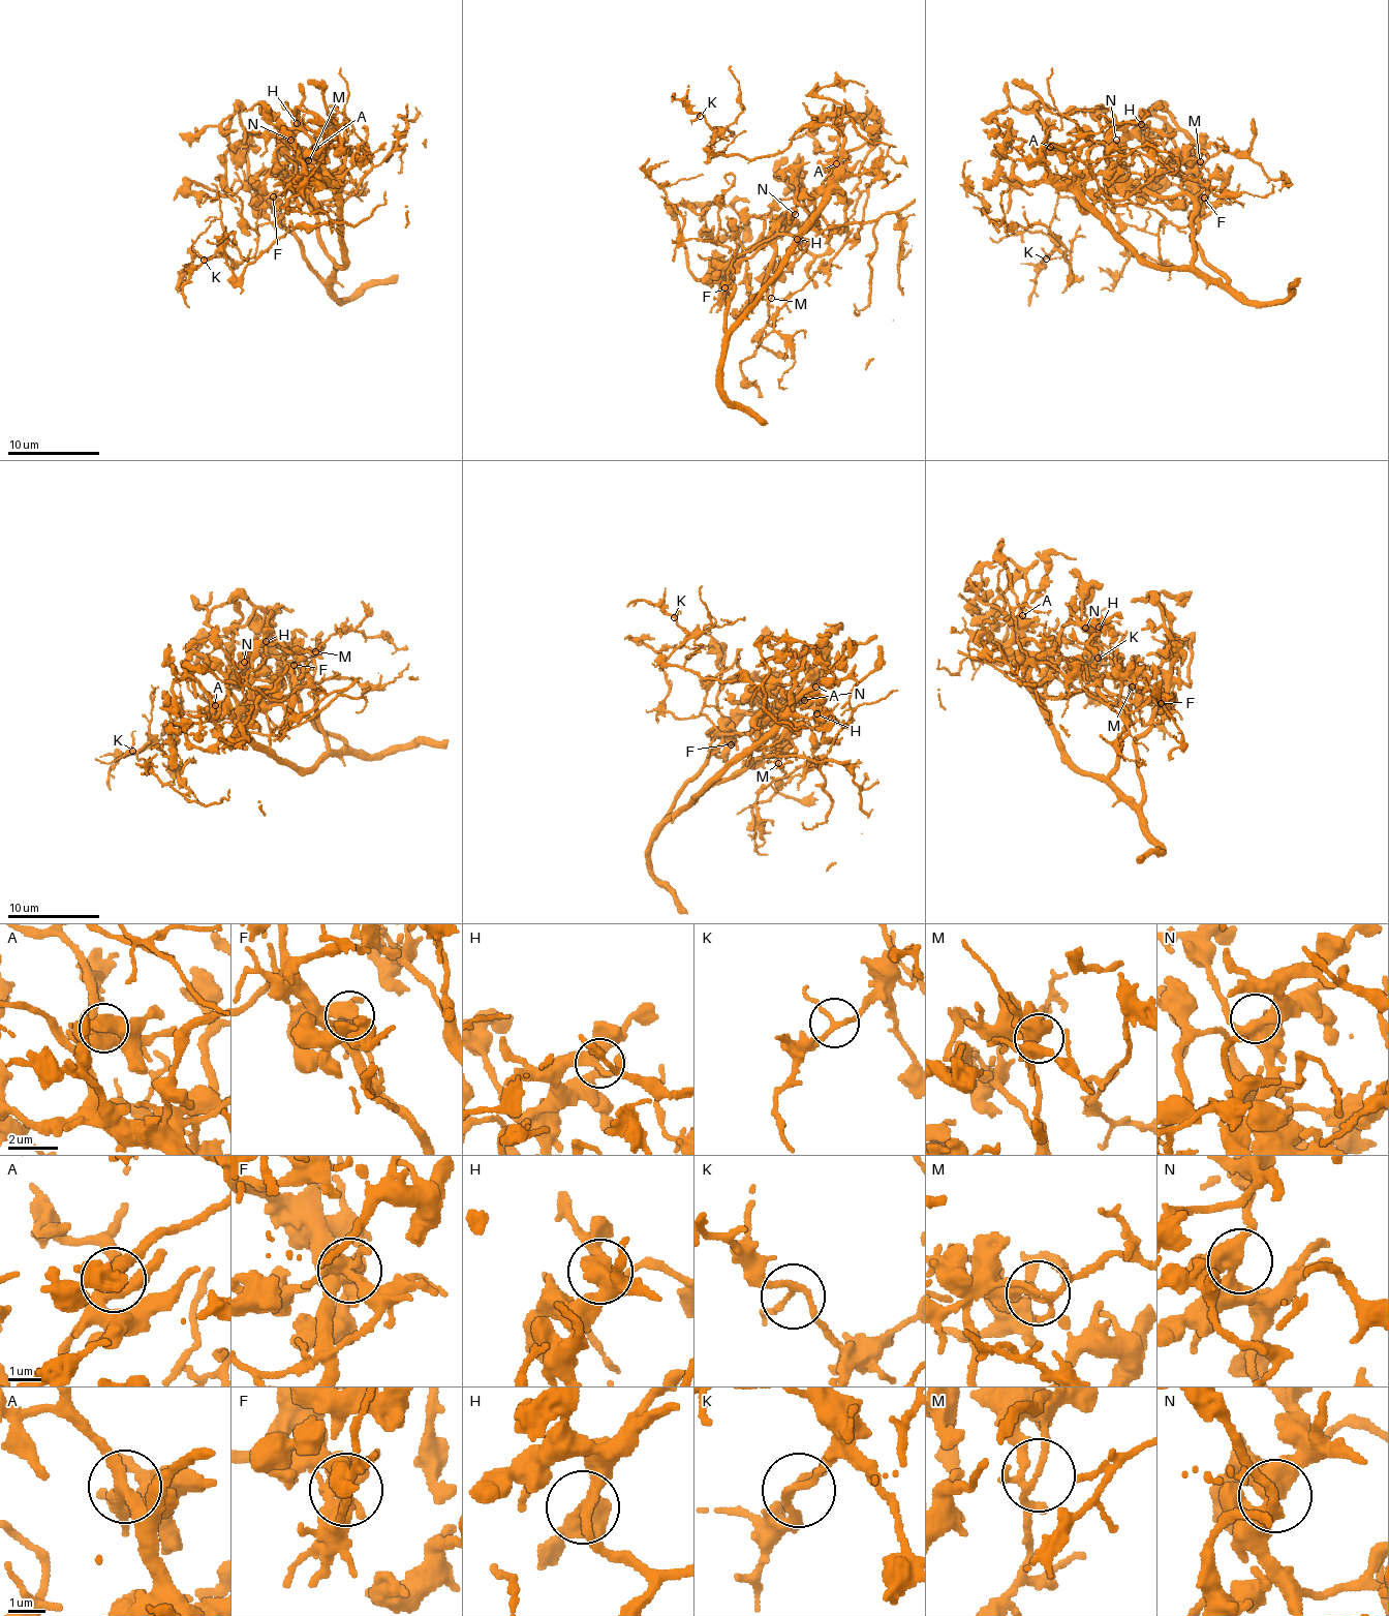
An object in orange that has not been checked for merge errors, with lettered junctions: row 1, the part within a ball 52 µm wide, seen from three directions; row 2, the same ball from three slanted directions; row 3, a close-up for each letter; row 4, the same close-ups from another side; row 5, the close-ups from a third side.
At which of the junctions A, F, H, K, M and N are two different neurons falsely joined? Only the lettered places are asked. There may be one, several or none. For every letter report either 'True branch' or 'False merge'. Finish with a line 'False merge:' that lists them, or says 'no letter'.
A: True branch
F: False merge
H: True branch
K: True branch
M: False merge
N: True branch
False merge: F, M

